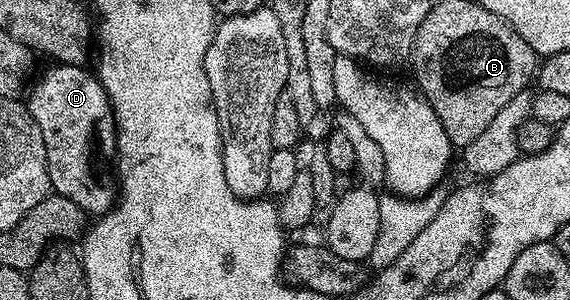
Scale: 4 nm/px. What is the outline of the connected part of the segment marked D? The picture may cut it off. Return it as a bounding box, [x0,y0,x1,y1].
[26,62,114,214]

